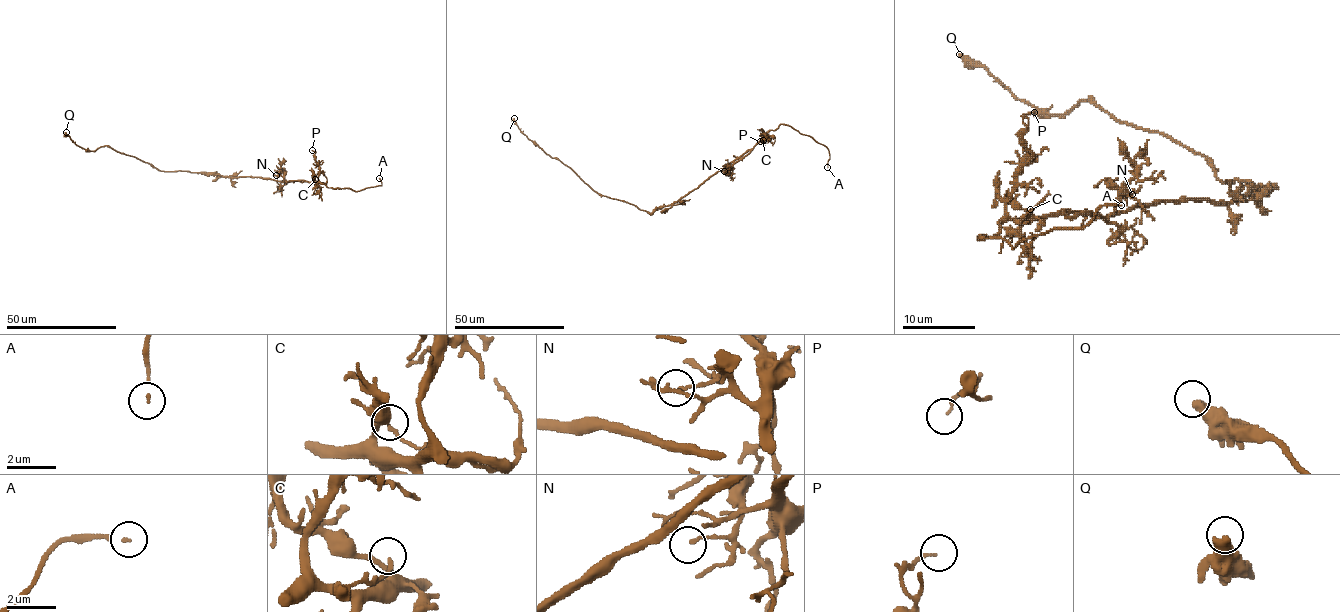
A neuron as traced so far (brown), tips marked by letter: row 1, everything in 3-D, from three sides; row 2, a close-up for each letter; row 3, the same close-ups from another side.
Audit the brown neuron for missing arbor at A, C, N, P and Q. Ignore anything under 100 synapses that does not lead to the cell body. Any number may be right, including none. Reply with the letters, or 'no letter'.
A

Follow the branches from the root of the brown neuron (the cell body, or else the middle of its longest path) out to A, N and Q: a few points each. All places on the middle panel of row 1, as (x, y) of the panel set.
A: (675, 202), (731, 162), (744, 157), (770, 131), (781, 124), (788, 125), (825, 145), (830, 156), (827, 167)
N: (675, 202), (733, 162), (724, 171)
Q: (675, 202), (647, 213), (627, 202), (600, 195), (569, 167), (532, 142), (514, 118)

